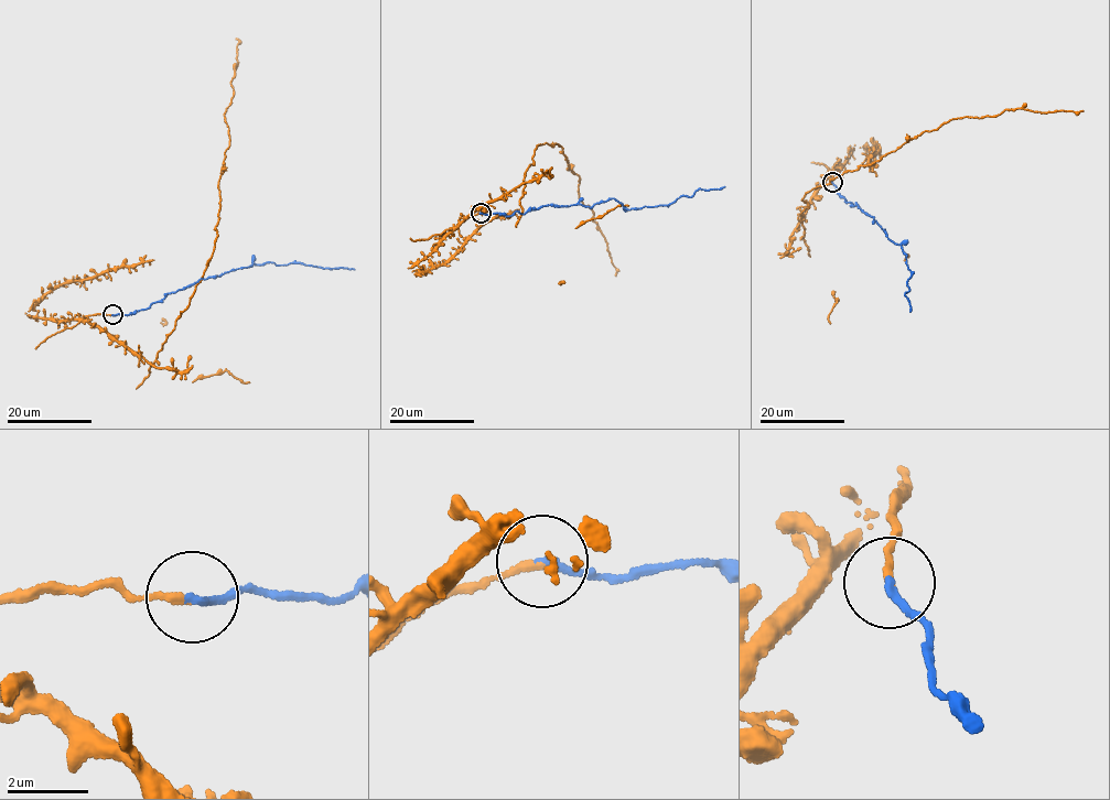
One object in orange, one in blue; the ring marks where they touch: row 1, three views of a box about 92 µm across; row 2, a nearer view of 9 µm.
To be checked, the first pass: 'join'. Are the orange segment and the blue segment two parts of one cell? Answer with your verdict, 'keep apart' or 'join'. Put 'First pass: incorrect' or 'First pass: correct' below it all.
join
First pass: correct

